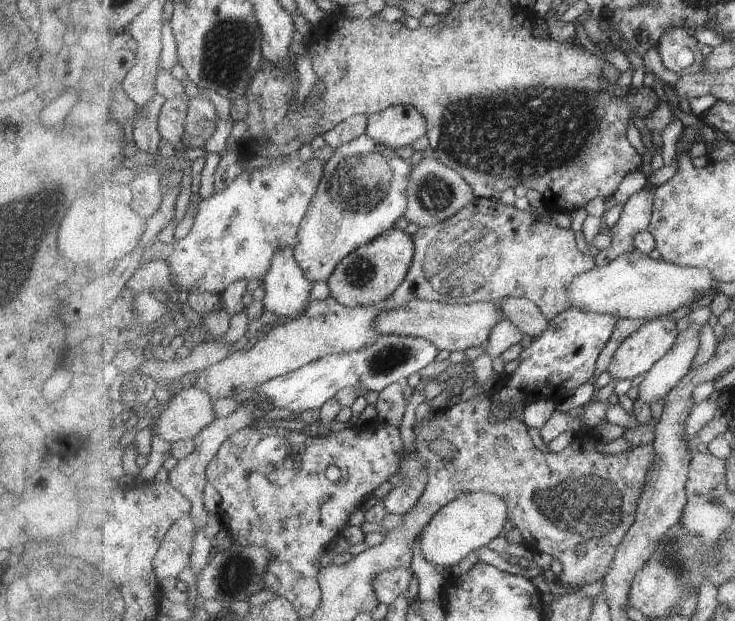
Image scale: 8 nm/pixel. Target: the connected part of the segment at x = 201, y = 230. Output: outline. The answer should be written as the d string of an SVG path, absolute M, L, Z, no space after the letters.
M290 157L287 162L272 163L266 168L246 168L244 172L227 188L214 192L211 197L199 200L194 225L188 235L172 244L156 241L146 252L149 261L164 261L169 264L176 289L195 290L221 295L239 280L253 282L264 281L273 266L274 258L283 248L295 249L299 243L298 235L301 222L304 222L308 209L312 205L321 180L324 178L326 162L317 158L309 161Z

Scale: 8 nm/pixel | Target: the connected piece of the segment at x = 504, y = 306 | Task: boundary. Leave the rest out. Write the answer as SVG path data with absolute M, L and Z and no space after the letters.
M503 297L495 302L503 311L505 318L513 322L521 333L529 335L532 339L542 336L548 328L549 321L531 300Z

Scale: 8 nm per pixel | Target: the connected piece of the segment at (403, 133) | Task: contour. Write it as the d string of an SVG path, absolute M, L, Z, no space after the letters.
M398 105L369 117L366 135L397 150L409 147L428 132L428 120L417 108Z

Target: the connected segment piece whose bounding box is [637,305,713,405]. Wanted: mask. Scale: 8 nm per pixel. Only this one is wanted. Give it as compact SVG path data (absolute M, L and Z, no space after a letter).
M701 306L701 308L692 307L689 314L690 325L687 329L680 333L680 337L677 338L676 345L673 346L673 349L665 354L664 358L661 358L661 361L658 361L656 365L653 366L652 370L649 370L640 383L638 390L638 399L647 405L657 402L666 398L672 389L675 389L687 374L692 369L694 359L698 356L700 345L701 345L701 336L702 331L706 328L706 325L711 318L711 308L710 306Z

